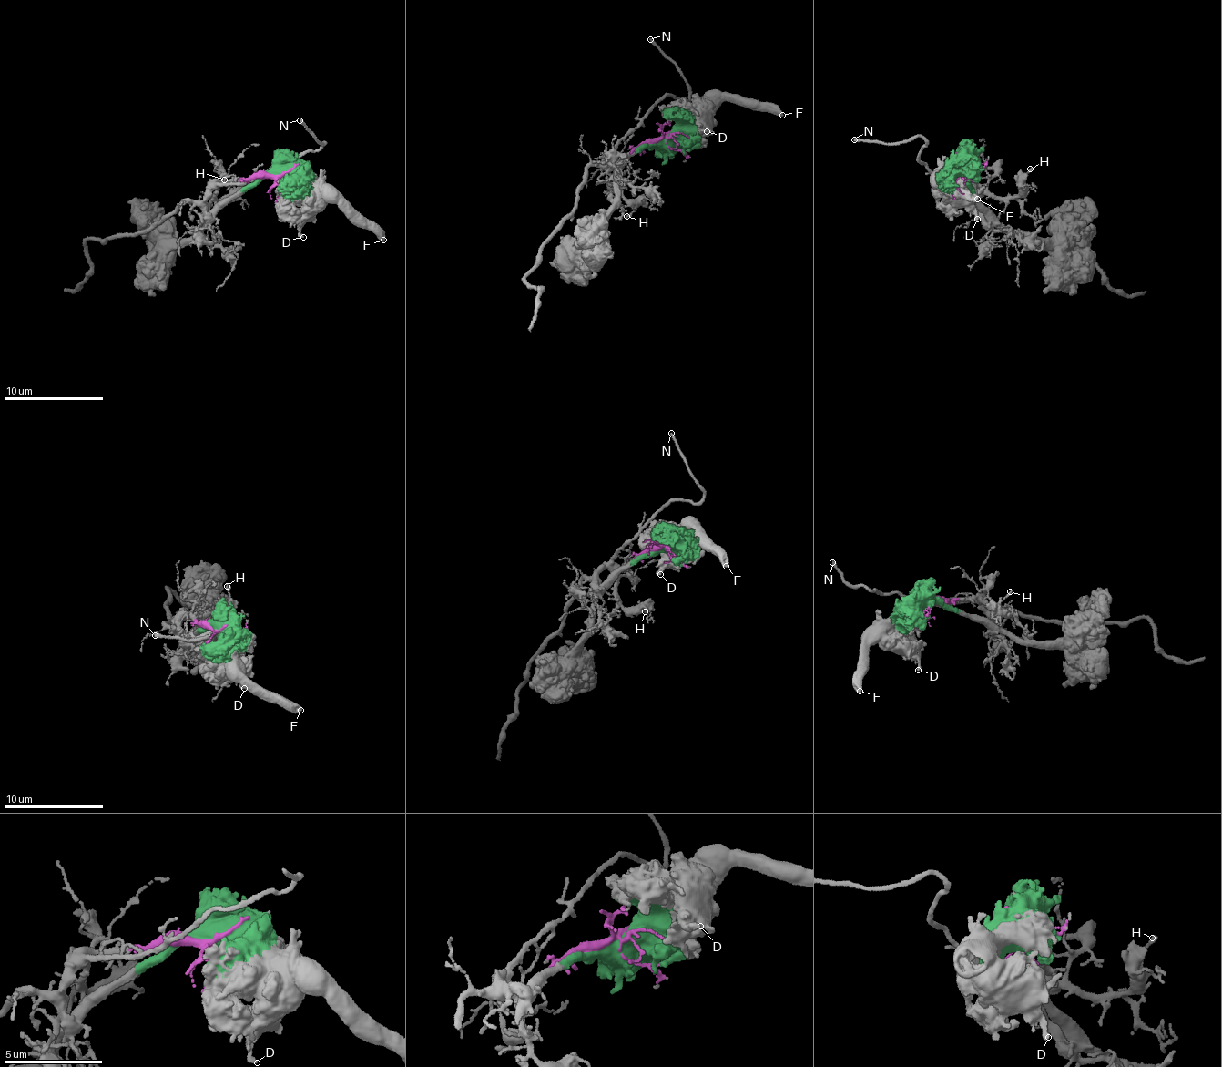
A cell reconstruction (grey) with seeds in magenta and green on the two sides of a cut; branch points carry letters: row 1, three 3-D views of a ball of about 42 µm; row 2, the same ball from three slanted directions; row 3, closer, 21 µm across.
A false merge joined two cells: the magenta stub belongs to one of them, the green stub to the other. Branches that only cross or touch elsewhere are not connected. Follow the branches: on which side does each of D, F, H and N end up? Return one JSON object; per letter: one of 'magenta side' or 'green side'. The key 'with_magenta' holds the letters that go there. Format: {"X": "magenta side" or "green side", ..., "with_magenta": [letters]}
{"D": "green side", "F": "green side", "H": "magenta side", "N": "magenta side", "with_magenta": ["H", "N"]}

